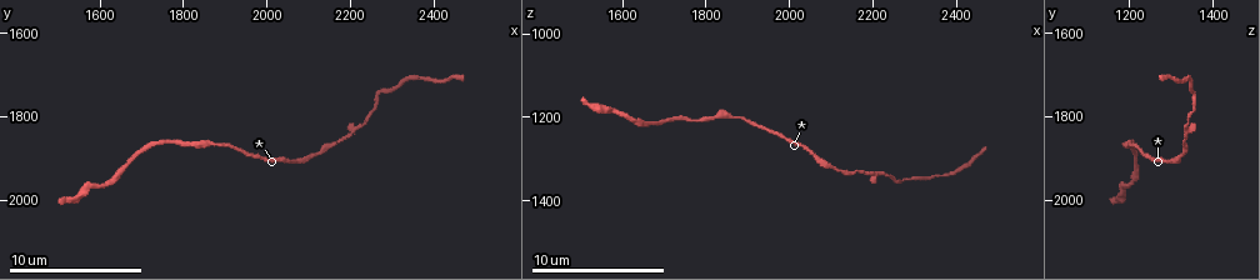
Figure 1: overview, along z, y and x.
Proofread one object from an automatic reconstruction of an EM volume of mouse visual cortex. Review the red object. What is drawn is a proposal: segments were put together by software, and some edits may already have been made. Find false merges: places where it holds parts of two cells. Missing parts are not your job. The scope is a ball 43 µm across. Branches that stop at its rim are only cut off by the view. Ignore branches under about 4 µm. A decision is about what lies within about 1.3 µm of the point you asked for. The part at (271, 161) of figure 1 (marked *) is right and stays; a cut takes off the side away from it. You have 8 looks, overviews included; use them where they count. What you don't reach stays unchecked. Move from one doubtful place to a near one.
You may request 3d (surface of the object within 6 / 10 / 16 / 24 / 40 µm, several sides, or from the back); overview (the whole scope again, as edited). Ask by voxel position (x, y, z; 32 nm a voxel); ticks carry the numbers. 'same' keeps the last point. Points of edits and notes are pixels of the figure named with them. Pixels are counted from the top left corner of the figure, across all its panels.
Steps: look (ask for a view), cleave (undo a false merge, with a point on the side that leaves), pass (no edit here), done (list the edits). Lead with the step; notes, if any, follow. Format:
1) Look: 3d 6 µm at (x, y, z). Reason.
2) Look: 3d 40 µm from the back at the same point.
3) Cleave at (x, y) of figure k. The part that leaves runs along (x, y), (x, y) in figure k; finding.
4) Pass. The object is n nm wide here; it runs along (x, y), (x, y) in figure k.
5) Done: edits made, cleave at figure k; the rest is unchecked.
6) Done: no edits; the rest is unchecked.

Look: 3d 10 µm at (2230, 1820, 1330). Thick turns thin.

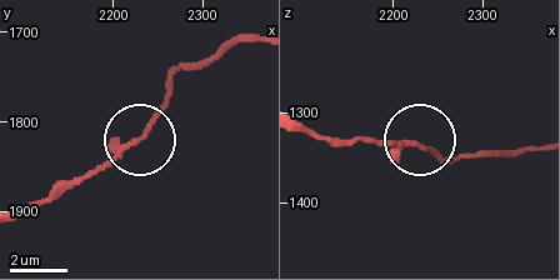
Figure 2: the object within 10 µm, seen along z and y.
Pass. It runs along (23, 211), (116, 161), (171, 91) in figure 2; all the same cell.

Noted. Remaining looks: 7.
Look: 3d 10 µm at (1795, 1865, 1205). Thick turns thin.

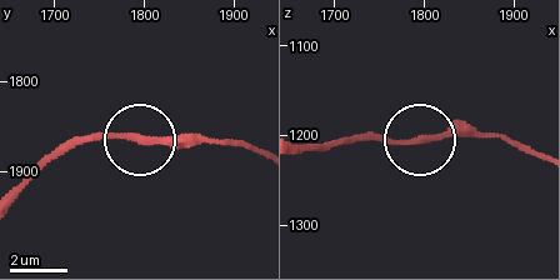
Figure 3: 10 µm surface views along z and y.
Look: 3d 10 µm from the back at (1800, 1865, 1205).

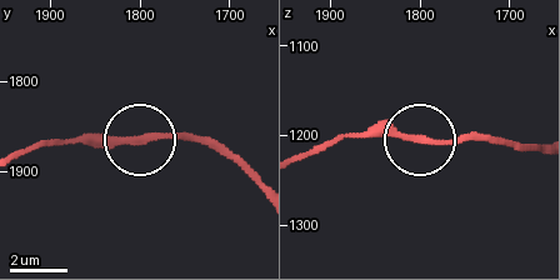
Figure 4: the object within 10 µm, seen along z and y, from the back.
Pass. The object is 250 nm wide here; it runs along (301, 159), (351, 136), (451, 144), (485, 136) in figure 4; all the same cell.

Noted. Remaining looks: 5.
Look: 3d 16 µm at (1670, 1905, 1210). Thick turns thin.

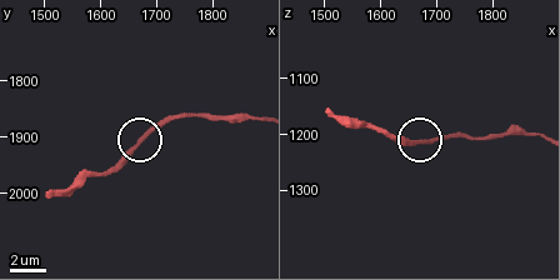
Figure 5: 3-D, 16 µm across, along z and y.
Pass. It runs along (259, 119), (193, 114), (161, 120), (109, 171) in figure 5; all the same cell.

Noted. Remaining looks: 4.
Look: 3d 10 µm at (2360, 1710, 1335). A narrow waist.

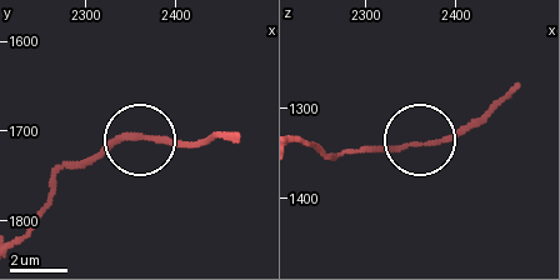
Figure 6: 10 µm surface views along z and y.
Pass. It runs along (21, 238), (64, 169), (93, 164), (136, 138), (205, 145) in figure 6; all the same cell.

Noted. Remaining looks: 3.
Done: no edits; the rest is unchecked.

